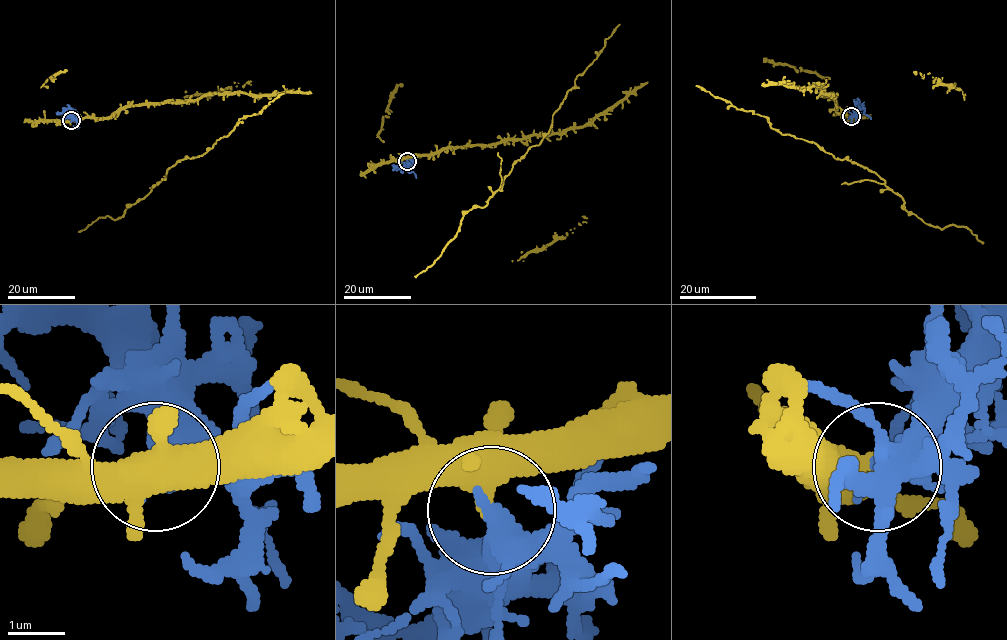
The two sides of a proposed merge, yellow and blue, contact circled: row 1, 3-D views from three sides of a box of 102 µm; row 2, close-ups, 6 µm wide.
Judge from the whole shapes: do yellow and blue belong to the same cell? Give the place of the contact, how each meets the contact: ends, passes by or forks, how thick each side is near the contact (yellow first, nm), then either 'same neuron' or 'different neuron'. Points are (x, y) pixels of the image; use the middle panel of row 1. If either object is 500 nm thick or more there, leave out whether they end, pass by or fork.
place (407, 161); yellow forks; blue passes by; calibres 340 and 400 nm; different neuron

